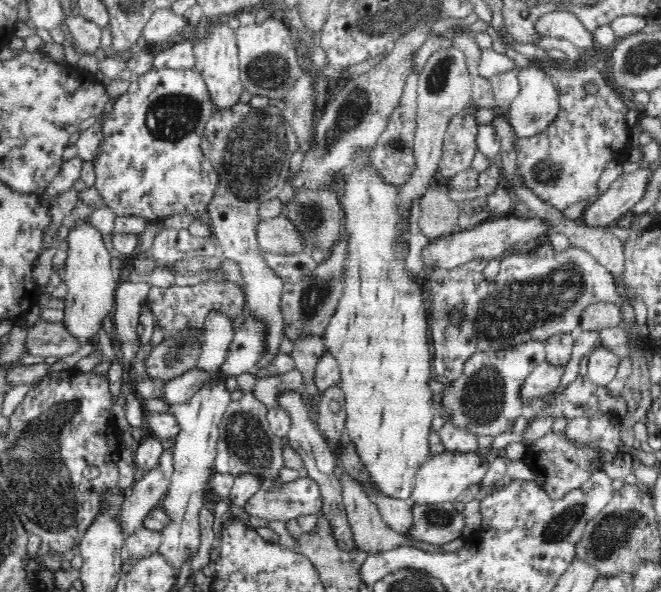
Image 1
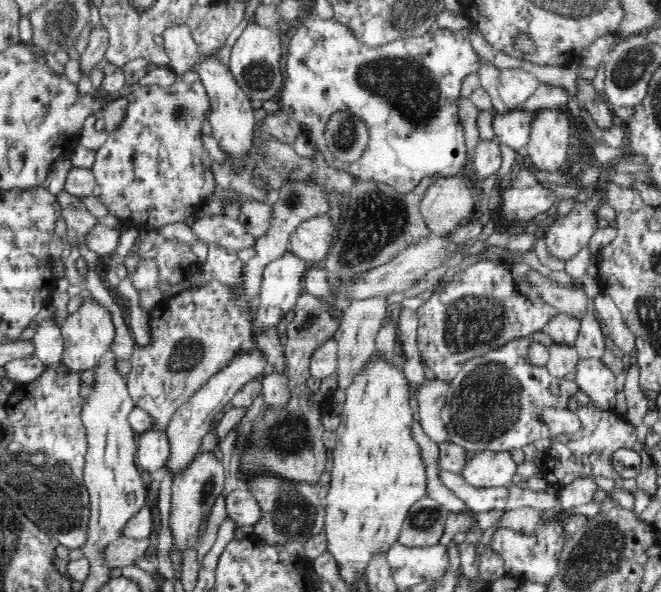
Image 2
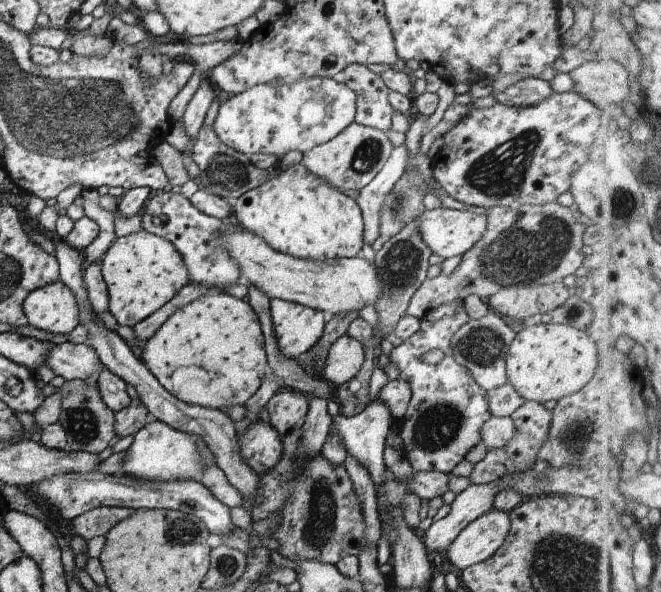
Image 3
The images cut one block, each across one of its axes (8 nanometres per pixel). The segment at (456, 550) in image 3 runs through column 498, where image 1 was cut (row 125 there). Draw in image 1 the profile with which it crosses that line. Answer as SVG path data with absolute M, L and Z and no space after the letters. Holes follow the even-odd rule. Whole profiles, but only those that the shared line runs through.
M532 62L521 69L516 69L519 80L519 93L506 108L506 117L517 137L530 138L541 133L554 120L559 111L558 91L553 81L538 63Z

